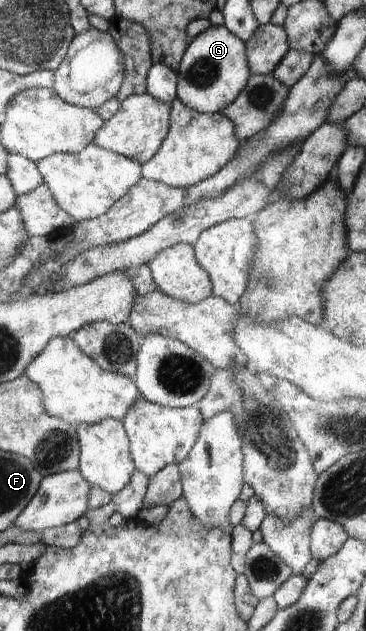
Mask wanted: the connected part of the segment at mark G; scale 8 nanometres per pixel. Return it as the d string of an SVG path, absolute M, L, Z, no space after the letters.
M211 25L191 39L176 73L177 99L187 107L202 113L220 113L241 93L249 82L250 69L245 42L225 25Z

